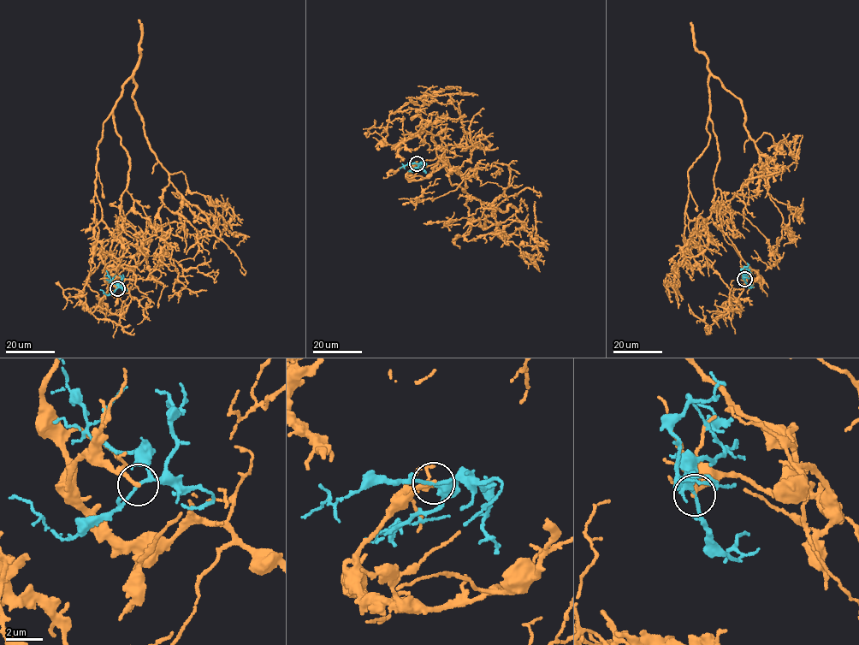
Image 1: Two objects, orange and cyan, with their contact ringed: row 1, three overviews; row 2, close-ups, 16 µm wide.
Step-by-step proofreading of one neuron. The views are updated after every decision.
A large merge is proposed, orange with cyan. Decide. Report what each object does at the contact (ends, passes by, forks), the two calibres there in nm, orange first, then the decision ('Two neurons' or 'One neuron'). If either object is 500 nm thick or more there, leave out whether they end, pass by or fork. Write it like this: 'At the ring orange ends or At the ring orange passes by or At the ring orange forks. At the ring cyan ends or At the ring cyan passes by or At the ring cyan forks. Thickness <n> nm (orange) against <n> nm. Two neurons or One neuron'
At the ring orange ends. At the ring cyan forks. Thickness 200 nm (orange) against 130 nm. Two neurons

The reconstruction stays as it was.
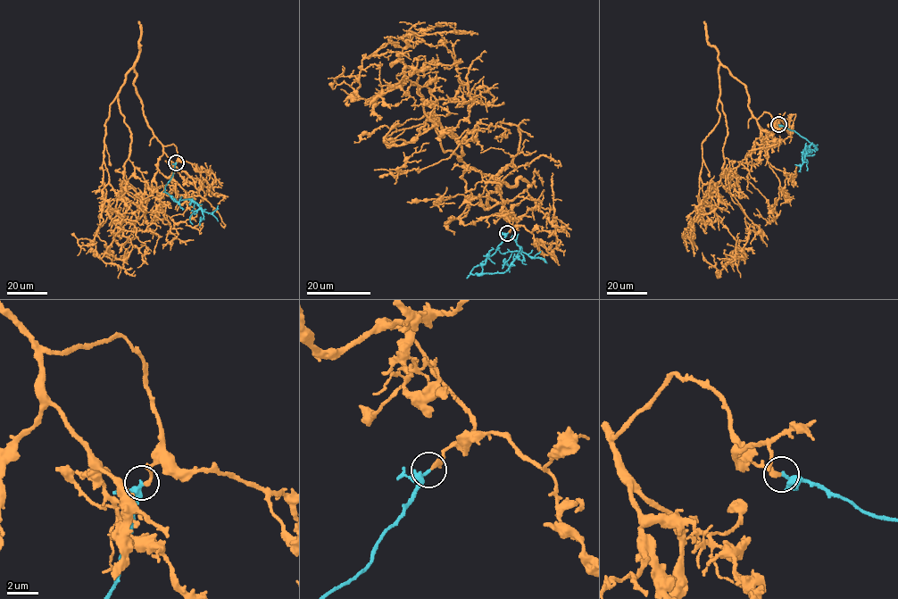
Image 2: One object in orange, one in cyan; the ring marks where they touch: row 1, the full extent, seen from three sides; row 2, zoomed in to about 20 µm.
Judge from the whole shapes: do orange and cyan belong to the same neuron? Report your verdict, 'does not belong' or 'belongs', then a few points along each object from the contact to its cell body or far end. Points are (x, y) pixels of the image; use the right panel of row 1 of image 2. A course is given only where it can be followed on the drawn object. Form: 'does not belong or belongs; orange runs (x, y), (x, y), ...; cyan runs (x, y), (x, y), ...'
belongs; orange runs (778, 124), (754, 117), (745, 86), (720, 64), (719, 119), (702, 144), (700, 177), (736, 248), (717, 276); cyan runs (778, 124), (794, 131), (815, 145), (816, 150), (813, 144), (806, 148), (802, 155), (807, 153), (806, 143)

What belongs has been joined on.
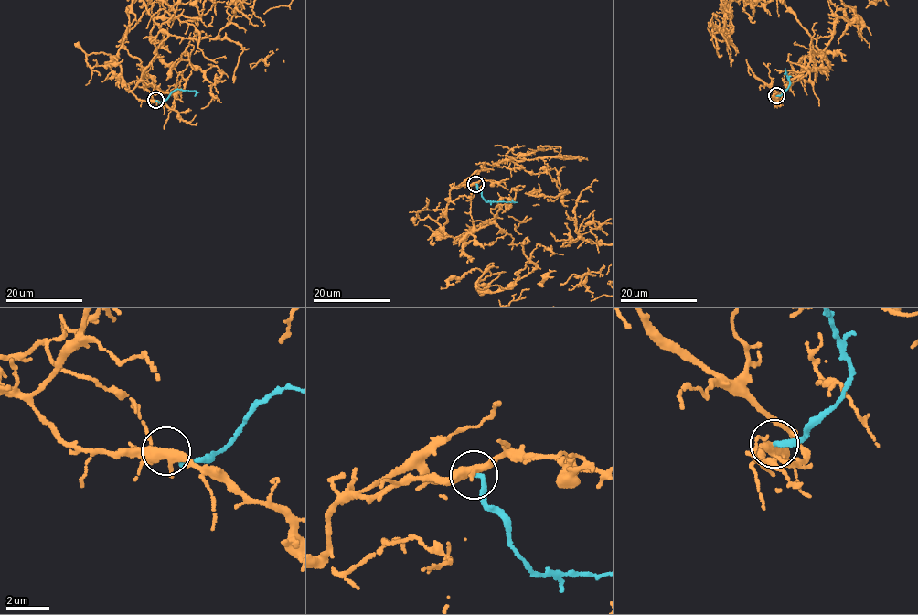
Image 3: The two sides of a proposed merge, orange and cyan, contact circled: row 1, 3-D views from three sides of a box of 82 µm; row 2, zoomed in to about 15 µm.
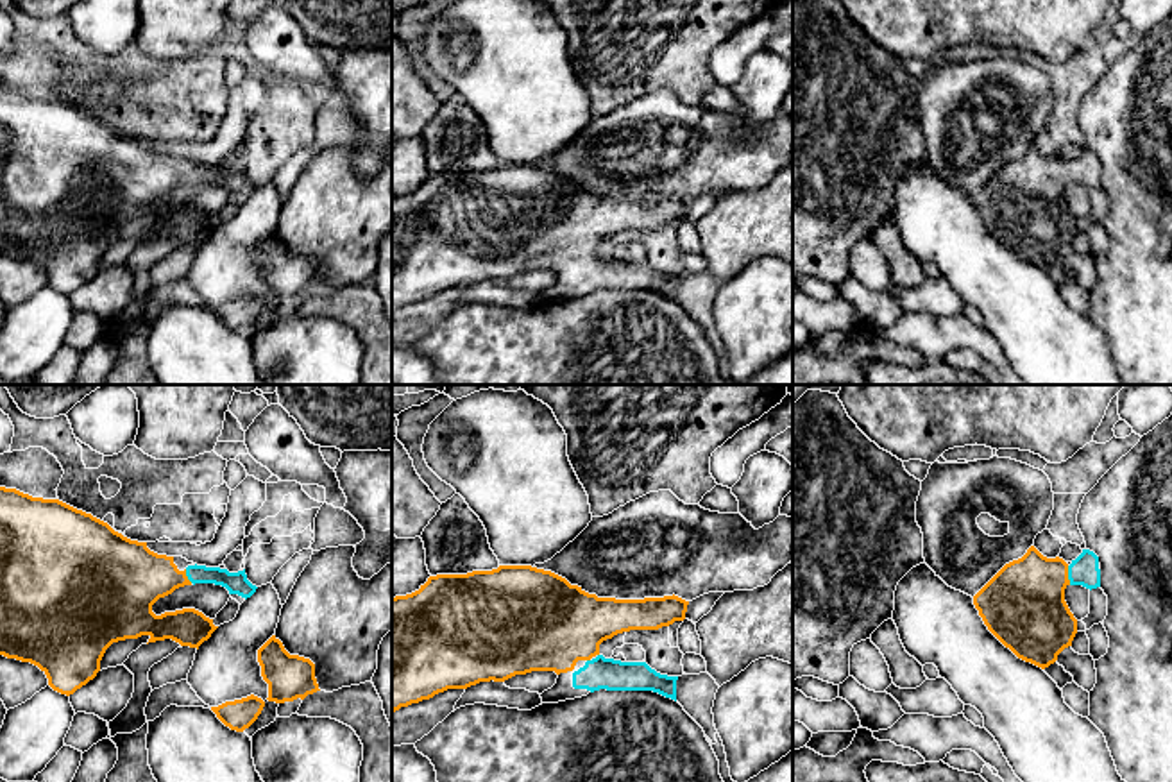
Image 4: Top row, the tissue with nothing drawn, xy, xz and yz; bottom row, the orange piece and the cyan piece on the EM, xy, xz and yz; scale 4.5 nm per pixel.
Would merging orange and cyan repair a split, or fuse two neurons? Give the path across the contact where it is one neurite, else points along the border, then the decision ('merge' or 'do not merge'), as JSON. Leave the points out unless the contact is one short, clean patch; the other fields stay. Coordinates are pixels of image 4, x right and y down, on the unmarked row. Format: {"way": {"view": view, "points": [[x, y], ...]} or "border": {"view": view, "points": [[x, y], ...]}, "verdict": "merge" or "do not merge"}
{"way": {"view": "yz", "points": [[1024, 206], [1056, 174], [1067, 174], [1085, 170]]}, "verdict": "merge"}

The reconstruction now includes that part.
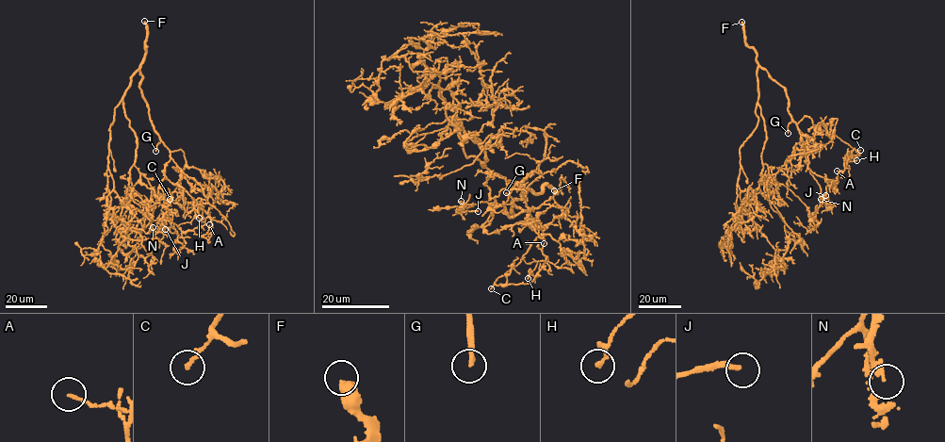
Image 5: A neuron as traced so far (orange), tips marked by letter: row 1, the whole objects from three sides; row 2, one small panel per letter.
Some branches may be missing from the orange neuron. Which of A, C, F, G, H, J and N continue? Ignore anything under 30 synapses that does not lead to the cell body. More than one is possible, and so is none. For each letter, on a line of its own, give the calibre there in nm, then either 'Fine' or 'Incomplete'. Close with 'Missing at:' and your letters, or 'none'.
A: Thickness 110 nm. Fine
C: Thickness 140 nm. Fine
F: Thickness 550 nm. Incomplete
G: Thickness 180 nm. Incomplete
H: Thickness 80 nm. Fine
J: Thickness 190 nm. Incomplete
N: Thickness 180 nm. Incomplete
Missing at: F, G, J, N

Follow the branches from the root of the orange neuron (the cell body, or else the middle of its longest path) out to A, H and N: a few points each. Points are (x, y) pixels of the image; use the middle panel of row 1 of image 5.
A: (496, 174), (523, 189), (511, 213), (527, 211), (543, 233), (494, 283), (530, 283), (544, 243)
H: (496, 174), (523, 189), (511, 213), (527, 211), (543, 233), (494, 283), (530, 283), (543, 261), (528, 278)
N: (496, 174), (523, 189), (511, 213), (512, 205), (525, 211), (510, 216), (495, 203), (464, 207), (461, 201)

